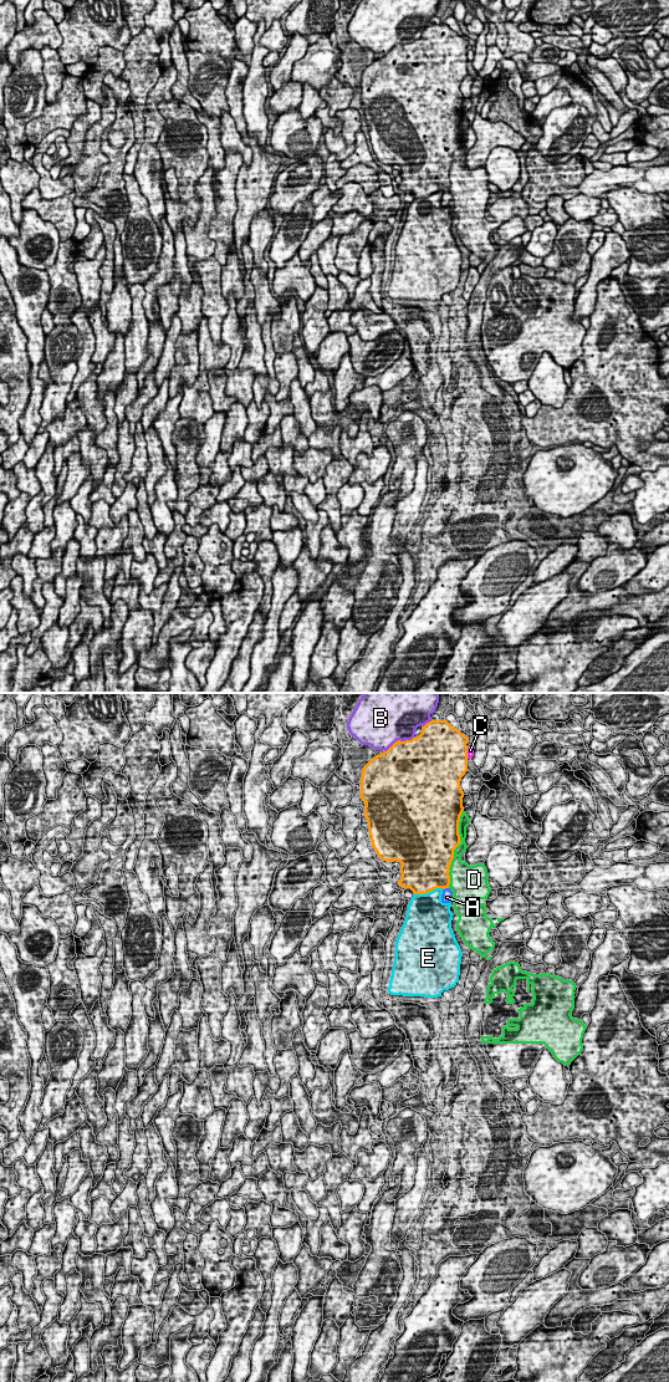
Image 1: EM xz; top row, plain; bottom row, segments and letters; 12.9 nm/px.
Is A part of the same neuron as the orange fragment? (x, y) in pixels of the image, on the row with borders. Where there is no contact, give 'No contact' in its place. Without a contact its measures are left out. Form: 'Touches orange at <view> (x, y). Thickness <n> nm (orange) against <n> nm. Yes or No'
Touches orange at xz (445, 887). Thickness 420 nm (orange) against 160 nm. Yes

